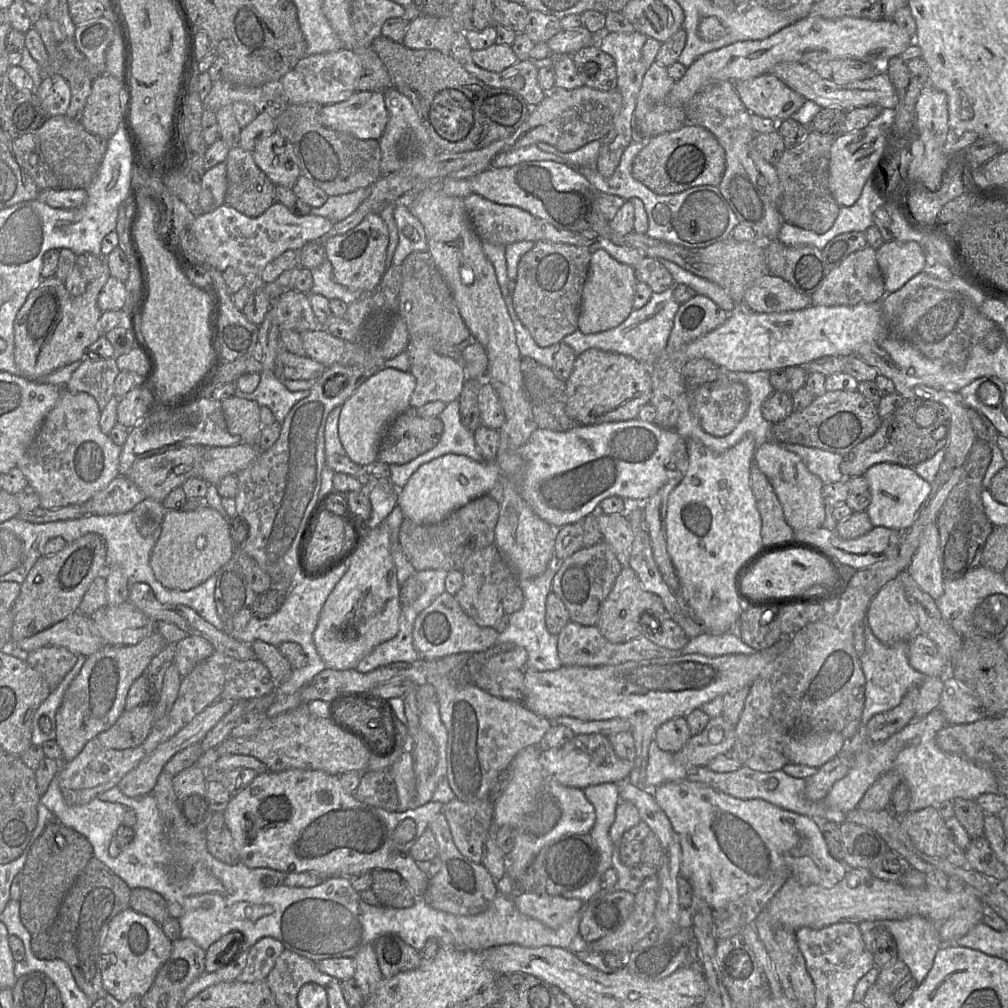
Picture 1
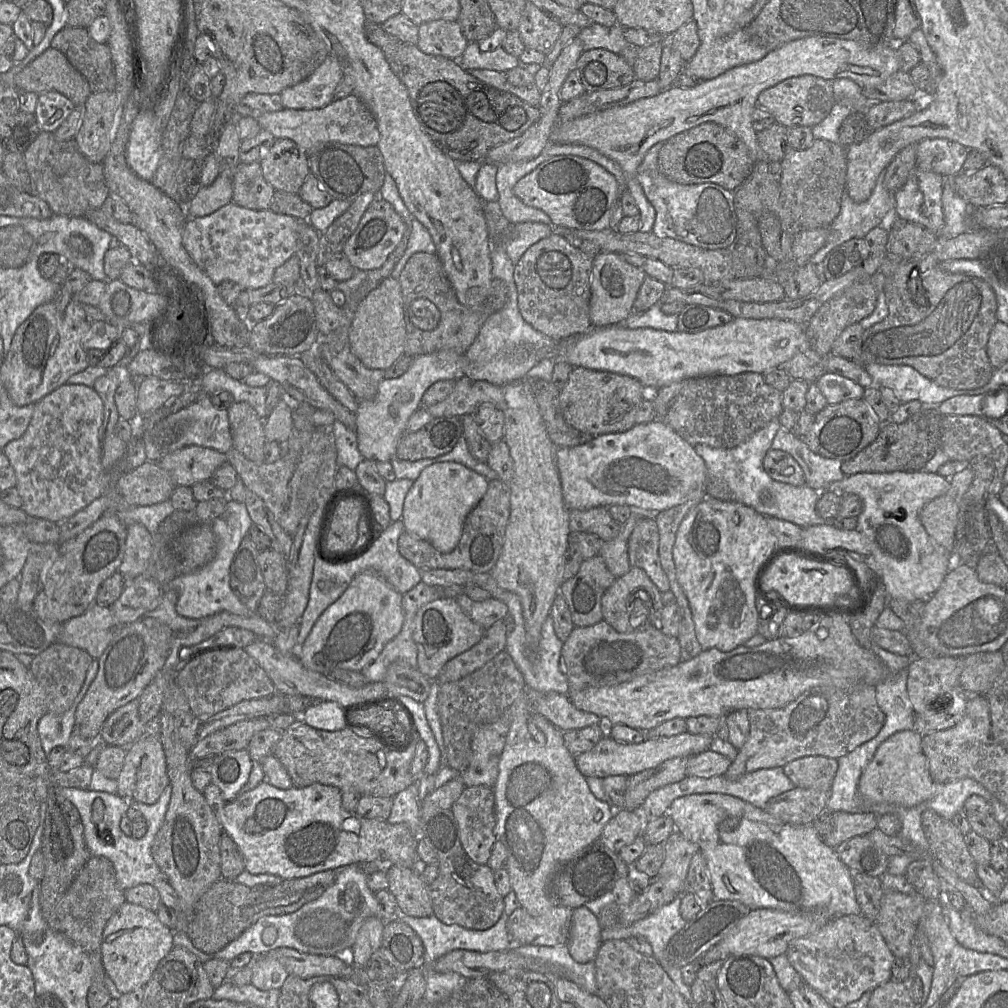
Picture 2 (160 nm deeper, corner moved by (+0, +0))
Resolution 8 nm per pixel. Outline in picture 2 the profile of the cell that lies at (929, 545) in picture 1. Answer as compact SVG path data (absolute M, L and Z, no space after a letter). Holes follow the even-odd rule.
M970 467L958 471L949 478L948 491L928 502L920 511L919 518L928 535L953 554L959 503L974 478Z

